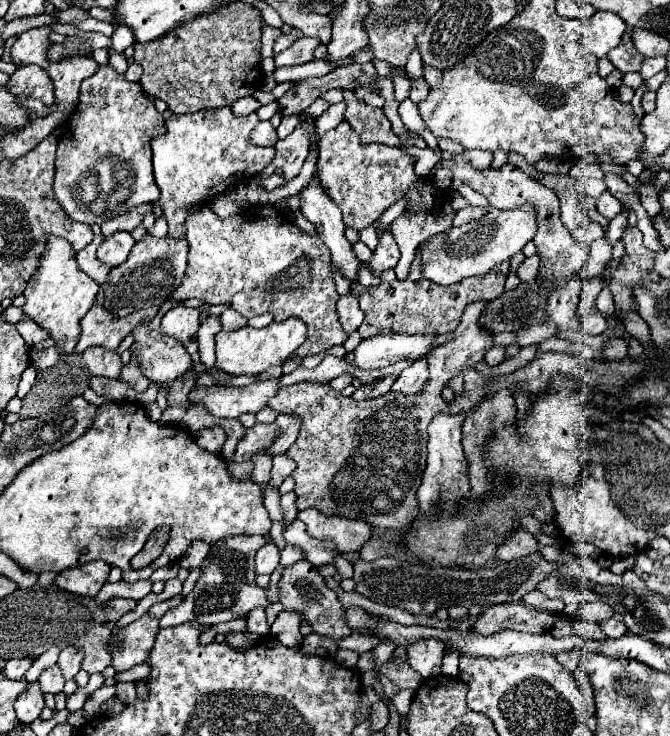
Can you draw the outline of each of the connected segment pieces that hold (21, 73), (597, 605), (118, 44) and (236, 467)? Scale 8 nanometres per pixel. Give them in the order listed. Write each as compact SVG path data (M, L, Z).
M33 64L19 66L15 70L15 74L11 74L11 82L9 82L7 90L15 96L27 94L29 98L37 98L47 106L51 106L55 102L51 78L47 76L47 72L43 72L43 68L37 68Z
M587 602L587 604L583 604L581 608L579 608L579 612L577 612L577 616L579 618L583 618L583 620L591 620L591 622L603 622L603 620L609 620L609 618L613 618L613 608L611 606L607 606L607 604L603 604L603 602Z
M116 26L115 32L111 37L112 45L118 53L122 53L127 47L135 42L133 31L127 26Z
M247 460L247 462L229 462L229 472L233 478L237 480L251 480L251 472L253 472L253 462Z

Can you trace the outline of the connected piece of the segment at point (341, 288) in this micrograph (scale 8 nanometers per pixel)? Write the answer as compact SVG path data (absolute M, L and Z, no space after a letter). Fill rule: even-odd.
M333 265L331 266L331 269L332 269L331 272L333 274L333 279L336 284L337 293L339 295L348 294L350 290L349 281Z

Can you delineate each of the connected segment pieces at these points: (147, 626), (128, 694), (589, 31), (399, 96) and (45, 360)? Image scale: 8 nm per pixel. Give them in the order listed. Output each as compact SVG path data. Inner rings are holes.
M145 614L141 620L129 624L117 638L117 646L111 648L111 666L117 672L131 670L137 664L143 664L149 658L149 652L155 644L155 634L159 632L159 620Z
M118 682L115 687L115 696L125 705L131 704L136 700L137 693L133 682Z
M597 12L593 18L589 18L583 26L581 44L587 46L597 58L607 56L609 50L613 50L623 32L625 32L623 20L613 12Z
M396 76L393 79L394 85L394 95L397 103L401 103L407 97L409 97L410 88L411 88L411 80L406 76Z
M49 347L45 349L41 357L33 363L33 366L38 372L43 371L51 366L55 365L60 358L60 354L57 352L55 347Z

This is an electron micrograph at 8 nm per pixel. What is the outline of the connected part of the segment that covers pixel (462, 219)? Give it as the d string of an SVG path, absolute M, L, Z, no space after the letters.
M467 206L463 210L457 212L455 220L453 220L453 226L461 226L461 224L467 224L471 220L479 220L481 216L485 216L487 210L485 208L475 208L475 206Z

